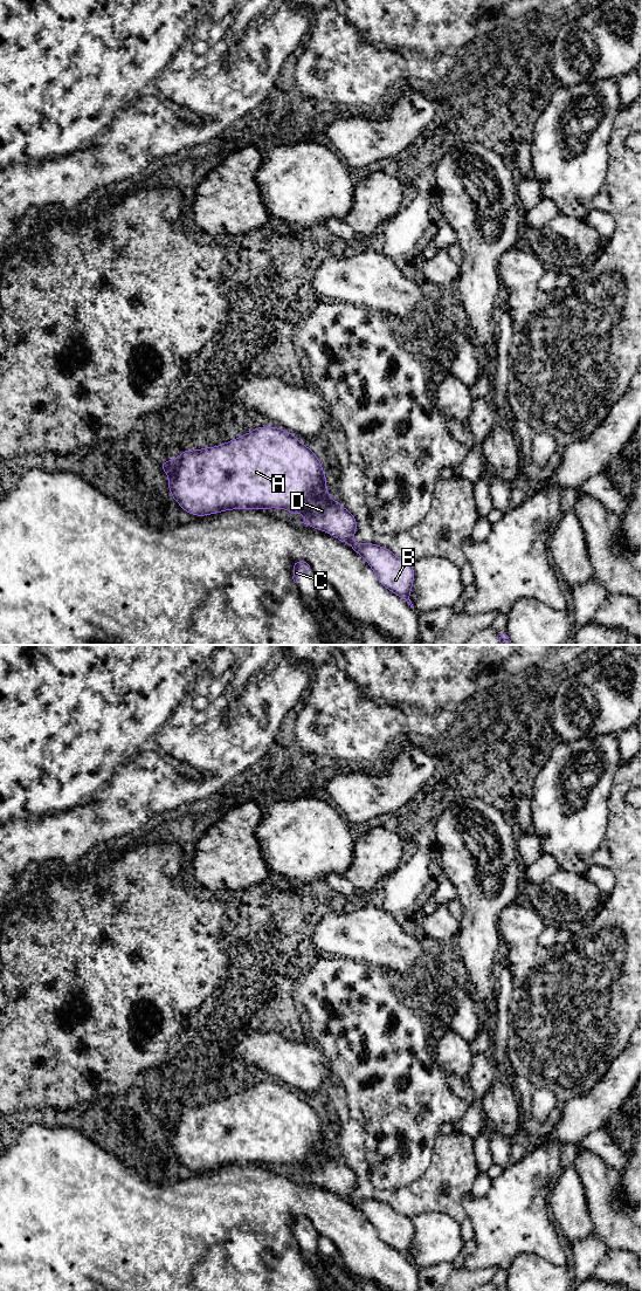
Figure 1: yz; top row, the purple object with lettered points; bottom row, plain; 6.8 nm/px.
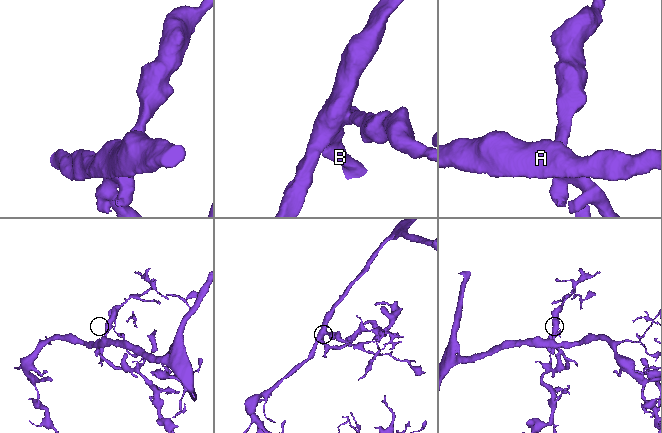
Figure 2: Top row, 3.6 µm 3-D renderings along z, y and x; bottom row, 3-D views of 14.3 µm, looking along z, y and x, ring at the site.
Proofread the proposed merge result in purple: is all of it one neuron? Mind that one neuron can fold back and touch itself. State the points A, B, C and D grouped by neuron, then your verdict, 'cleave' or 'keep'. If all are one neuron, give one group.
groups A B C D; keep

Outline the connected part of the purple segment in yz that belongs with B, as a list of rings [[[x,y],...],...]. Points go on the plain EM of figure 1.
[[[257,1083],[250,1089],[233,1094],[229,1098],[215,1103],[195,1106],[182,1106],[175,1115],[160,1119],[168,1129],[168,1144],[171,1151],[180,1162],[191,1170],[206,1172],[230,1165],[288,1165],[291,1173],[297,1168],[305,1170],[305,1176],[299,1177],[315,1184],[326,1187],[347,1199],[353,1207],[361,1210],[374,1227],[379,1237],[389,1247],[405,1255],[414,1264],[409,1250],[414,1236],[414,1224],[408,1218],[394,1211],[387,1203],[373,1199],[352,1199],[357,1184],[355,1173],[346,1166],[340,1158],[334,1158],[326,1147],[326,1132],[323,1121],[315,1108],[302,1100],[297,1092],[278,1083]]]

